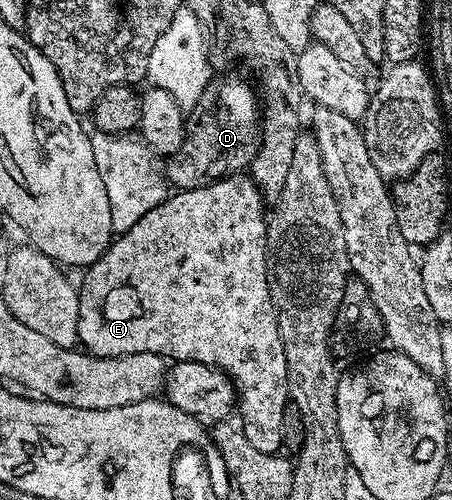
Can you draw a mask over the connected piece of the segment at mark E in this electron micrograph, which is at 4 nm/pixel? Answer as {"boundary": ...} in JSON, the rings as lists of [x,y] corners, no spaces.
{"boundary":[[[245,175],[225,177],[222,181],[216,181],[198,189],[183,189],[166,196],[165,200],[160,201],[154,209],[147,211],[147,215],[143,215],[143,219],[135,223],[135,227],[131,227],[125,233],[116,234],[106,247],[105,254],[84,270],[85,278],[79,281],[77,294],[79,299],[77,340],[80,348],[86,353],[93,354],[94,357],[130,357],[136,353],[154,353],[160,357],[172,359],[174,362],[194,361],[222,369],[235,386],[235,393],[239,398],[239,413],[241,409],[241,417],[245,420],[243,432],[247,443],[260,453],[277,453],[282,448],[283,409],[290,400],[287,359],[283,355],[283,343],[277,326],[277,312],[273,310],[271,295],[267,287],[266,224],[266,202],[257,190],[257,184]]]}

